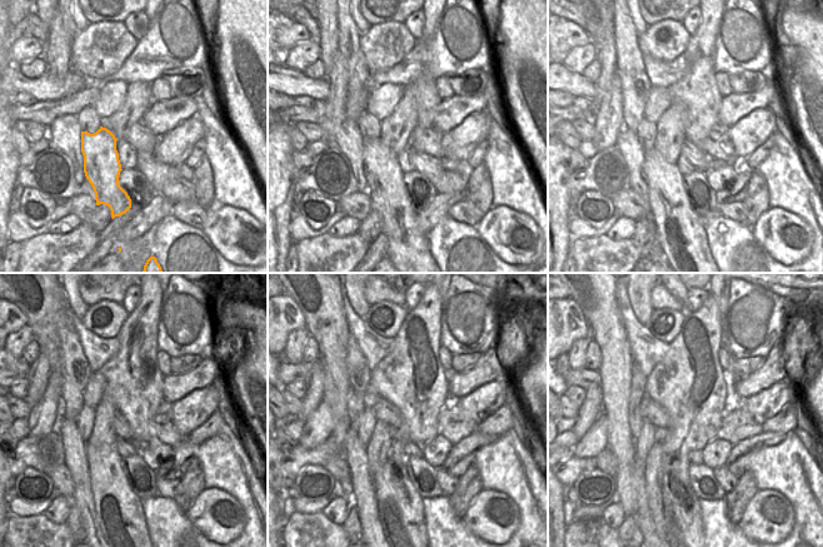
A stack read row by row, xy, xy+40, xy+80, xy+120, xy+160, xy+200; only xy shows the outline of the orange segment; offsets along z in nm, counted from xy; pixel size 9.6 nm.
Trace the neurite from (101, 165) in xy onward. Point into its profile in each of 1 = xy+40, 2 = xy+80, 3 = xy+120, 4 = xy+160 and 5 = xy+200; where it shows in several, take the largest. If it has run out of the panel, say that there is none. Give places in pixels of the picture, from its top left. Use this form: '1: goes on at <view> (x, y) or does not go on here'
1: goes on at xy+40 (388, 195)
2: goes on at xy+80 (674, 219)
3: goes on at xy+120 (114, 500)
4: goes on at xy+160 (397, 500)
5: goes on at xy+200 (679, 503)

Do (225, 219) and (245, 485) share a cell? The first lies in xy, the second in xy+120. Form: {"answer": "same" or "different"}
{"answer": "different"}

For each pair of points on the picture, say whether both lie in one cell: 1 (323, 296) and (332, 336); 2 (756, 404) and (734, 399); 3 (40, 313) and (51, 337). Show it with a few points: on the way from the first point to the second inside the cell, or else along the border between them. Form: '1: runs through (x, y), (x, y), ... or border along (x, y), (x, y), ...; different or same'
1: runs through (323, 306), (325, 326); same
2: border along (743, 399), (739, 407); different
3: runs through (44, 319), (45, 331); same

